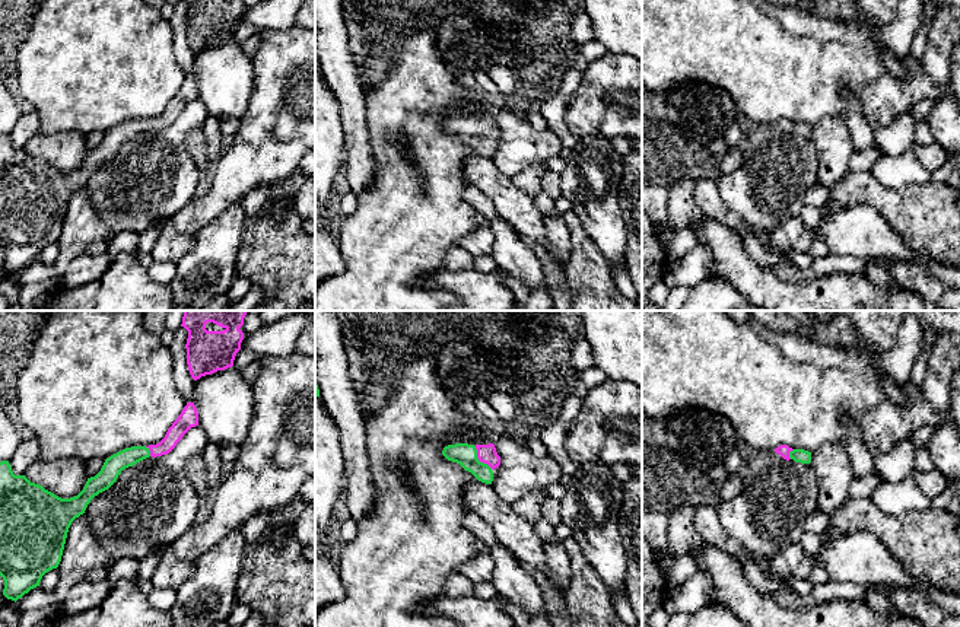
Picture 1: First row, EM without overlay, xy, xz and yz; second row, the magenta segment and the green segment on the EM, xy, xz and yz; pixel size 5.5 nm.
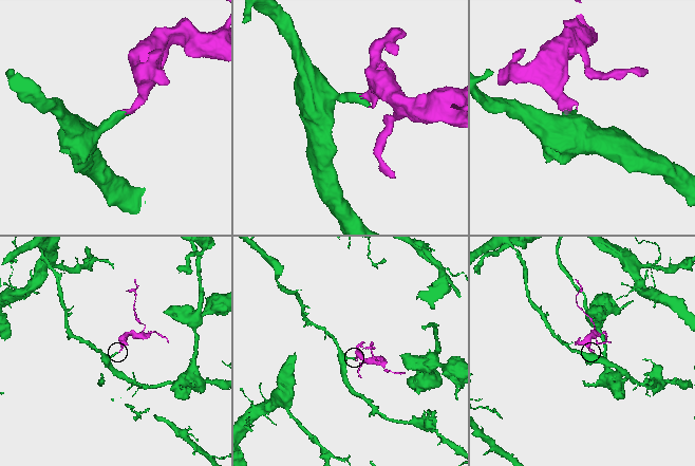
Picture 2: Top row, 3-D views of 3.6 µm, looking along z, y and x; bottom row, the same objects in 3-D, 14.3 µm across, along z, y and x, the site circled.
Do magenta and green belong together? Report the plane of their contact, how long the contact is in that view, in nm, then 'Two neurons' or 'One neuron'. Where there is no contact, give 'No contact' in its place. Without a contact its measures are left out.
Touches magenta in xz. Shared border 160 nm. One neuron

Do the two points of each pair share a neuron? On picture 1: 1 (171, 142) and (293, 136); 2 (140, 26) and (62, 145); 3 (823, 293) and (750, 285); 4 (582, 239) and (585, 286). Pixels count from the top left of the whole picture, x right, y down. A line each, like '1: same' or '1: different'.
1: different
2: different
3: same
4: same

